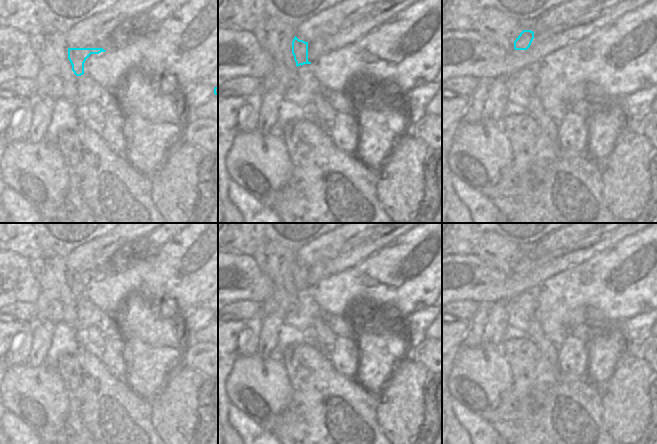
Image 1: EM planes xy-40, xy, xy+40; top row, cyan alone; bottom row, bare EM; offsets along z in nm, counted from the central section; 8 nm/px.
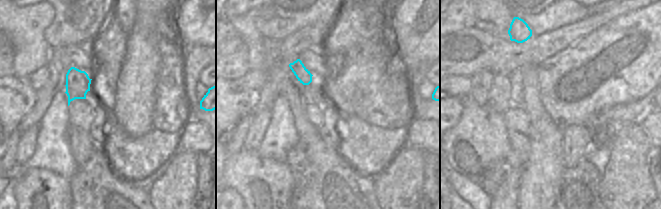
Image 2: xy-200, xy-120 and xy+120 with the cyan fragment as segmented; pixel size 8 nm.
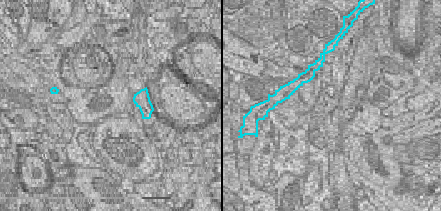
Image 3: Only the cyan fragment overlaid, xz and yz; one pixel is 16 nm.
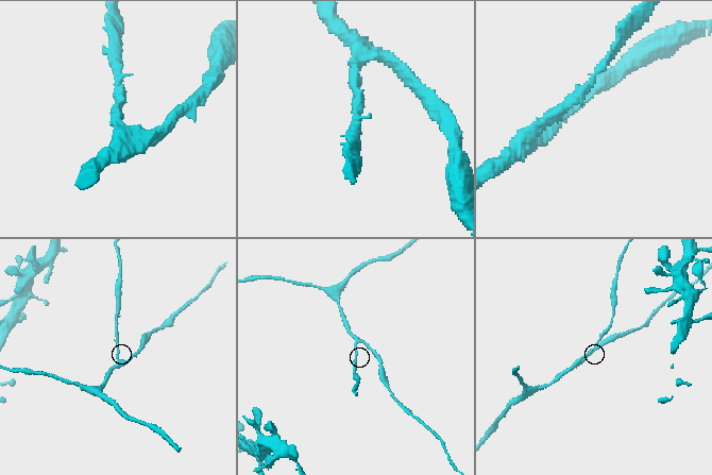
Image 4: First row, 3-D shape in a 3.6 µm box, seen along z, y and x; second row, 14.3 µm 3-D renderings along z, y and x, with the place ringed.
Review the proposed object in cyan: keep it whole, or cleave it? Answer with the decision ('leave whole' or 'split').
leave whole

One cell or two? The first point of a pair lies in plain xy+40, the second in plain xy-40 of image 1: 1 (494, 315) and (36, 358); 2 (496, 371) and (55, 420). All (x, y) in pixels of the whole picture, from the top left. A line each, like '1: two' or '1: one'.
1: one
2: one

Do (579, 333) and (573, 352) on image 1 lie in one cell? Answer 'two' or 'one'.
one

